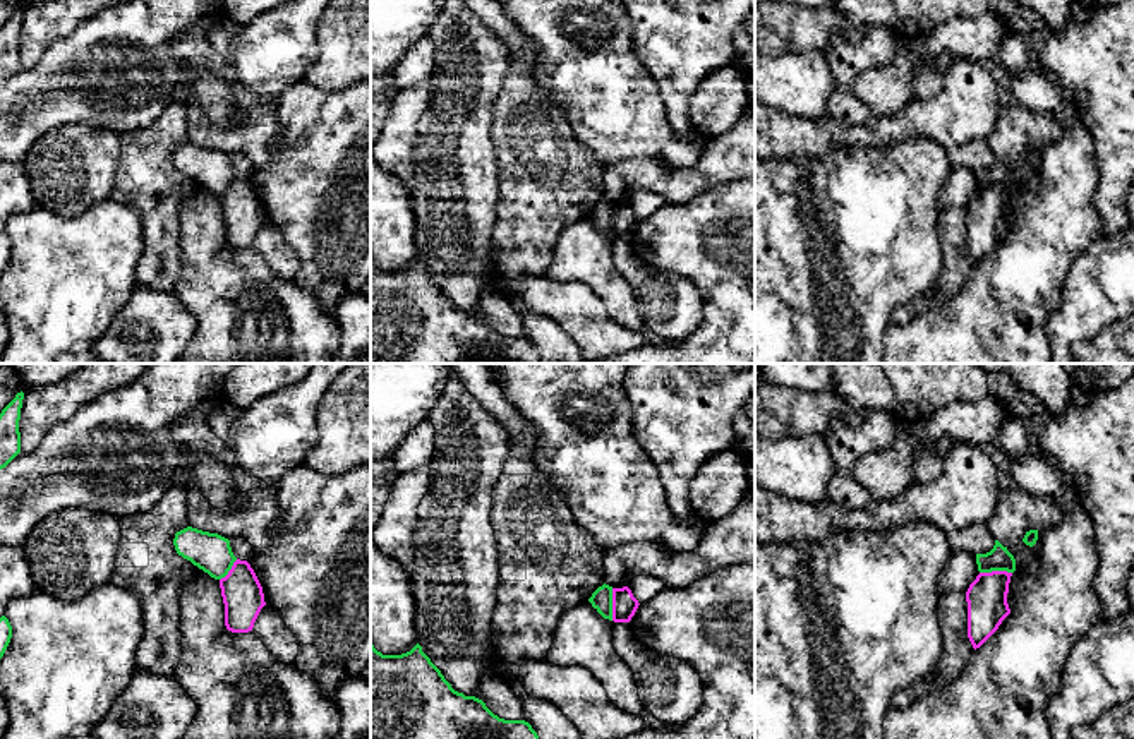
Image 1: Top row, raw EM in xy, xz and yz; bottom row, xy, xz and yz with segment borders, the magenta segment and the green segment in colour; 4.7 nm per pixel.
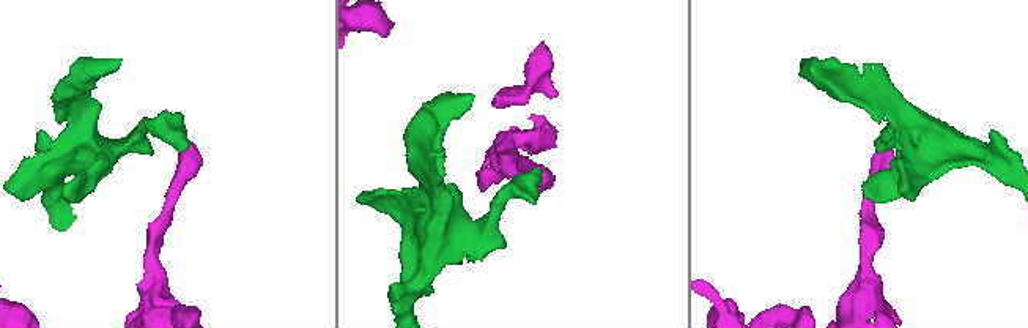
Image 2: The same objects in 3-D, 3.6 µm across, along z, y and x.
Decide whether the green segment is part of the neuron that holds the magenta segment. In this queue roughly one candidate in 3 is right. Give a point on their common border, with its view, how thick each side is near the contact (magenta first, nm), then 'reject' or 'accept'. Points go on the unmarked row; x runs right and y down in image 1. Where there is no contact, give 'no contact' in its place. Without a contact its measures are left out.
xz (613, 220) | 120/100 nm | reject

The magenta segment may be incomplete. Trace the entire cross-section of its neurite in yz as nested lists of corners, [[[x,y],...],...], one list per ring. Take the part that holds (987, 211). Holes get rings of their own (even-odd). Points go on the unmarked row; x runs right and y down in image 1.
[[[980,189],[966,207],[968,254],[973,264],[980,264],[1010,230],[1007,219],[1012,189]]]

